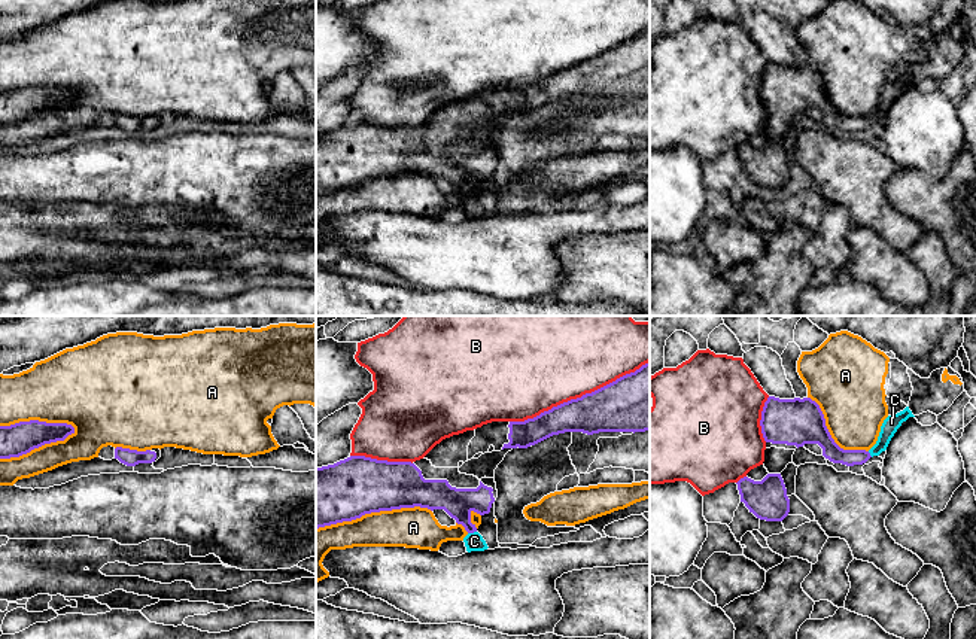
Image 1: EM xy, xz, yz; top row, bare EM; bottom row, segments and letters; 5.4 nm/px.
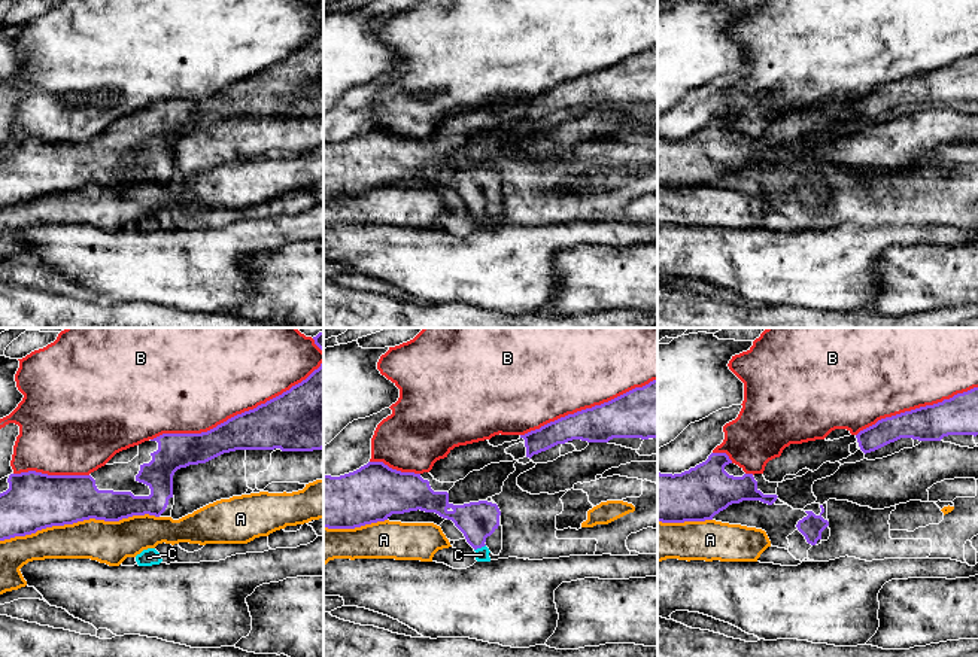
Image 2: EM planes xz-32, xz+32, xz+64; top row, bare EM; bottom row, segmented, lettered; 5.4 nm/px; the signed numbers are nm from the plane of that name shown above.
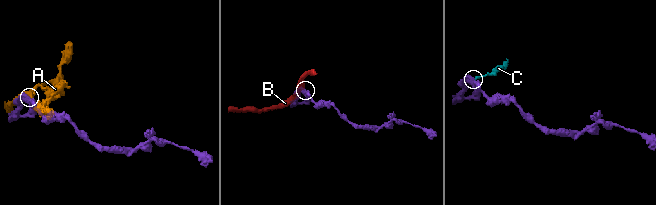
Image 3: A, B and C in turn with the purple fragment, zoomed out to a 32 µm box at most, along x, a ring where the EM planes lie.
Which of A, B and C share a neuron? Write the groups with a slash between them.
A / B / C

